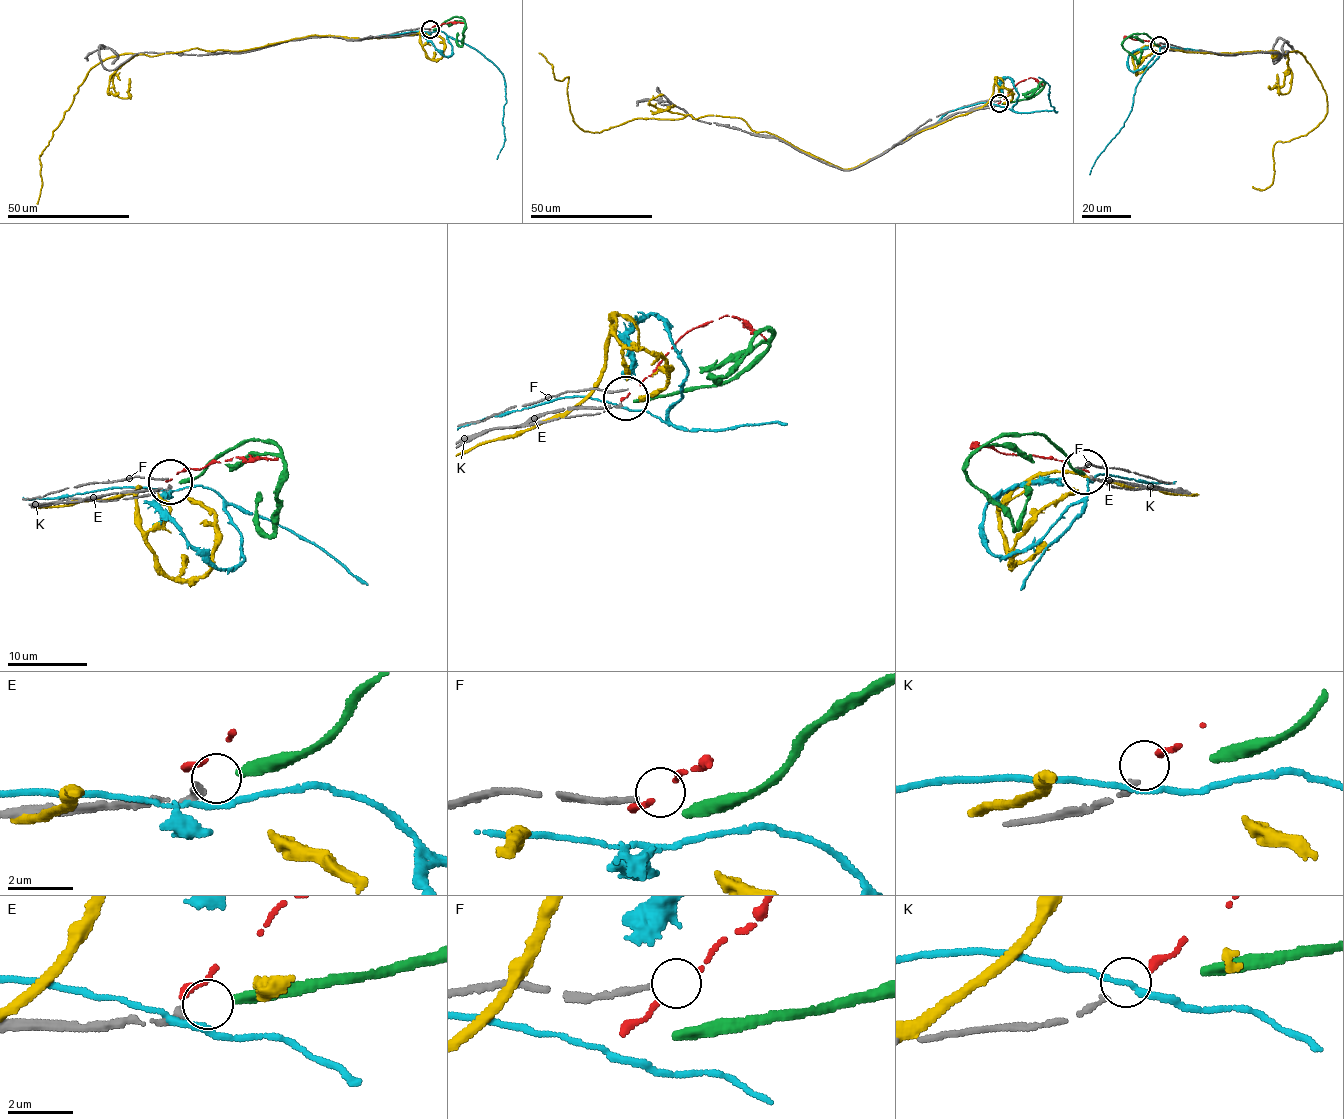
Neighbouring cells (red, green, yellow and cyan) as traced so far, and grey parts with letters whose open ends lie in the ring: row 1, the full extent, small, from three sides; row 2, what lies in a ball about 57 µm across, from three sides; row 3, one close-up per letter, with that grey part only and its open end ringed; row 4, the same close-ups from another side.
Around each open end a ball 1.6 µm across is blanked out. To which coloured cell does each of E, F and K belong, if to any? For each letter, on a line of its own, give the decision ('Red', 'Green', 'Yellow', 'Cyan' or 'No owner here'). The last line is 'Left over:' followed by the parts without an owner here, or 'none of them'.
E: Green
F: No owner here
K: Red
Left over: F

